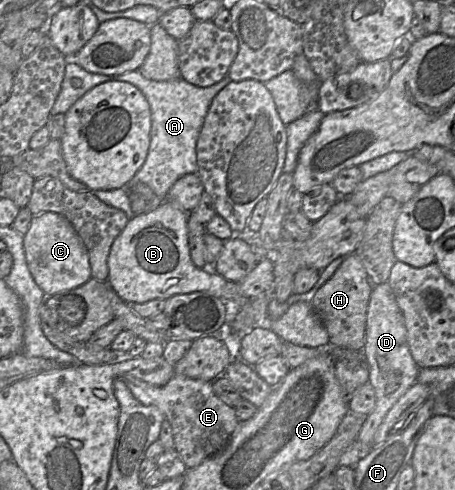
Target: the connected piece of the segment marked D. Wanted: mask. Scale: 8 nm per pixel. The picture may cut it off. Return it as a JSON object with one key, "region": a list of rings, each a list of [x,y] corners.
{"region":[[[388,282],[375,285],[372,289],[362,352],[369,369],[369,383],[375,390],[376,404],[374,410],[367,416],[357,440],[364,445],[365,452],[369,452],[372,449],[375,433],[387,413],[401,396],[417,382],[420,371],[407,342],[403,314]]]}

